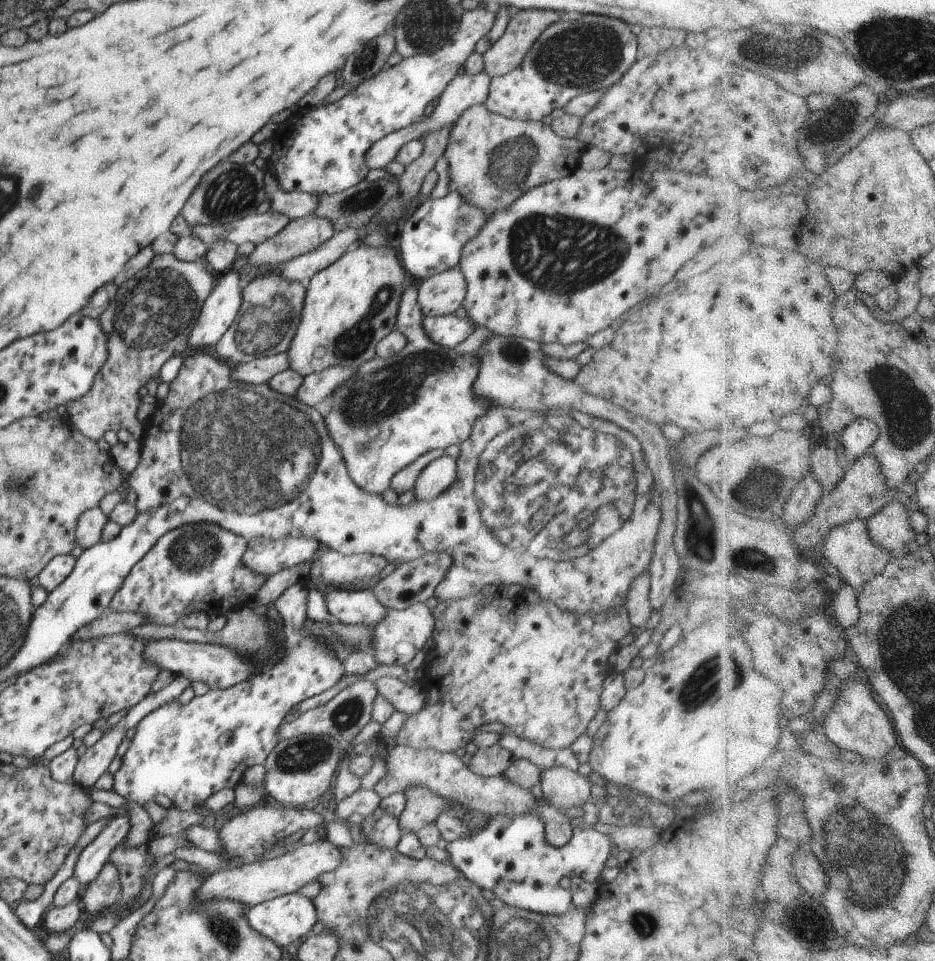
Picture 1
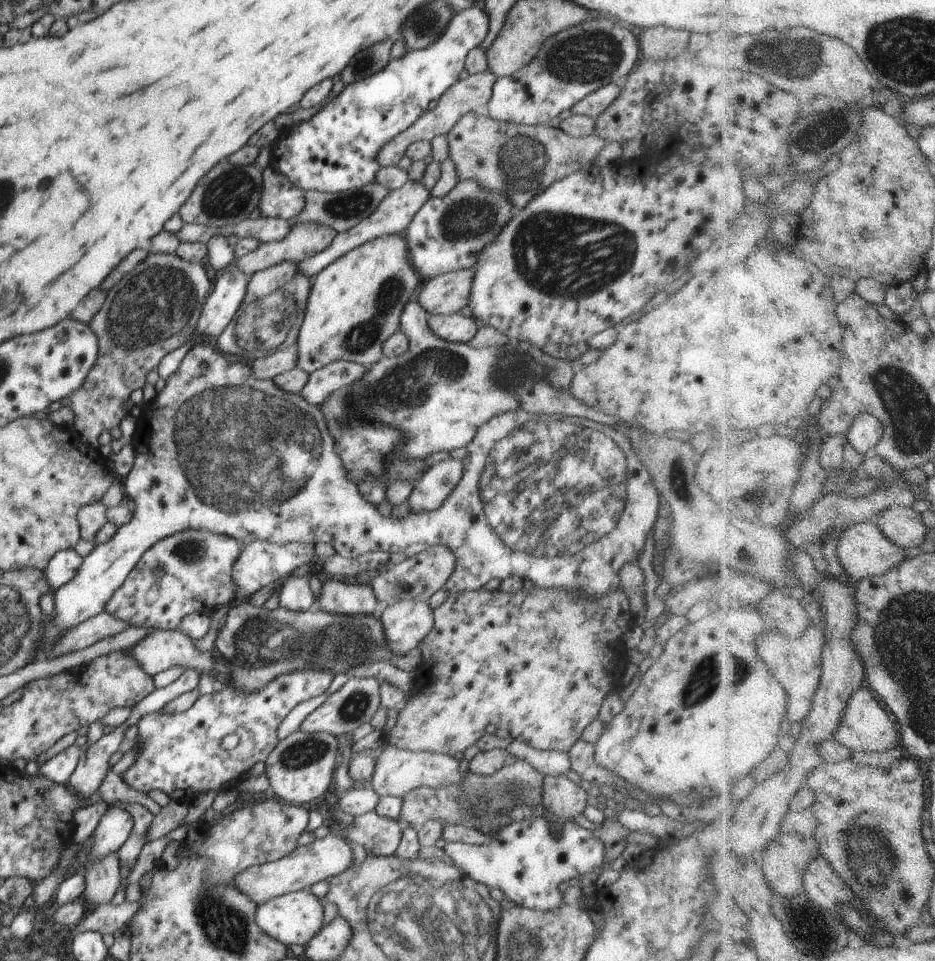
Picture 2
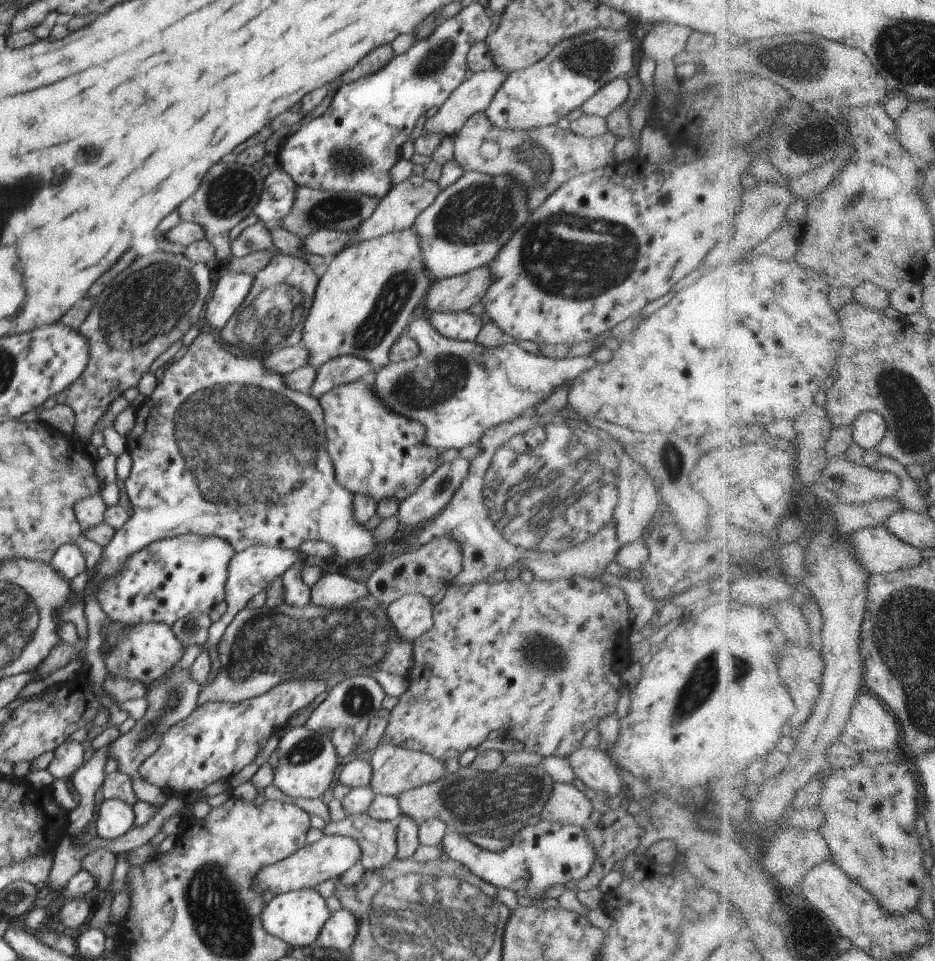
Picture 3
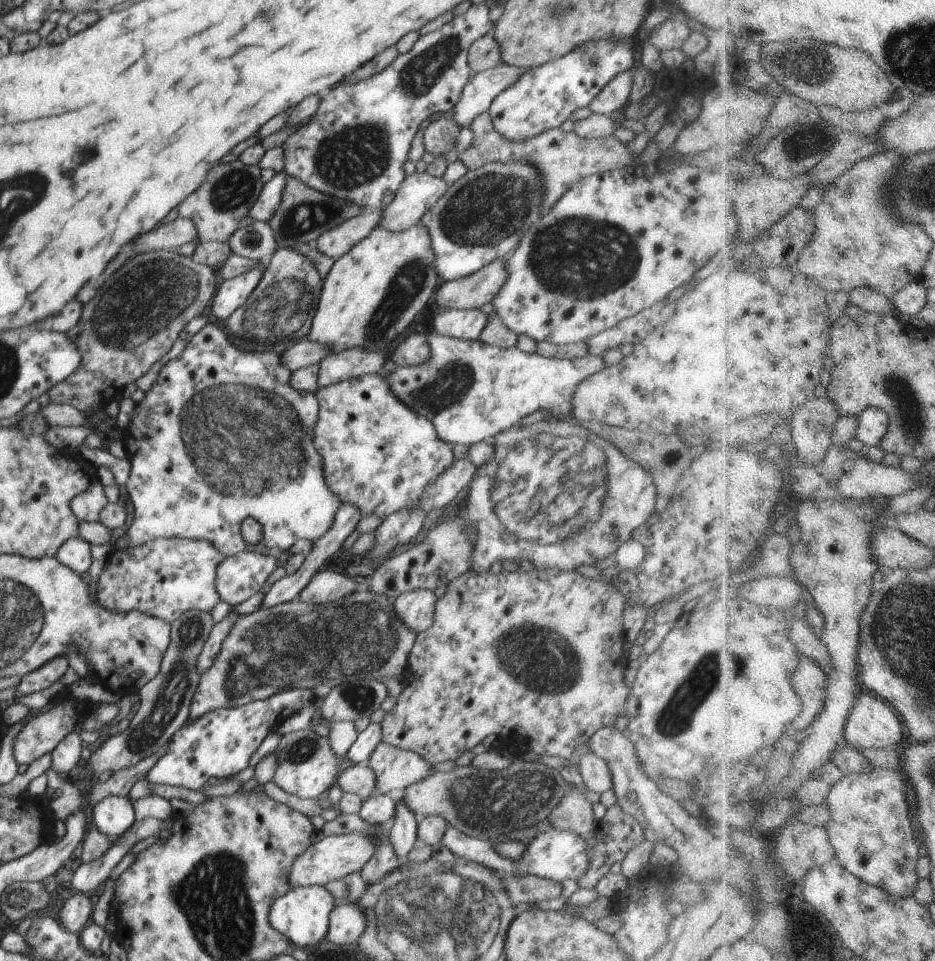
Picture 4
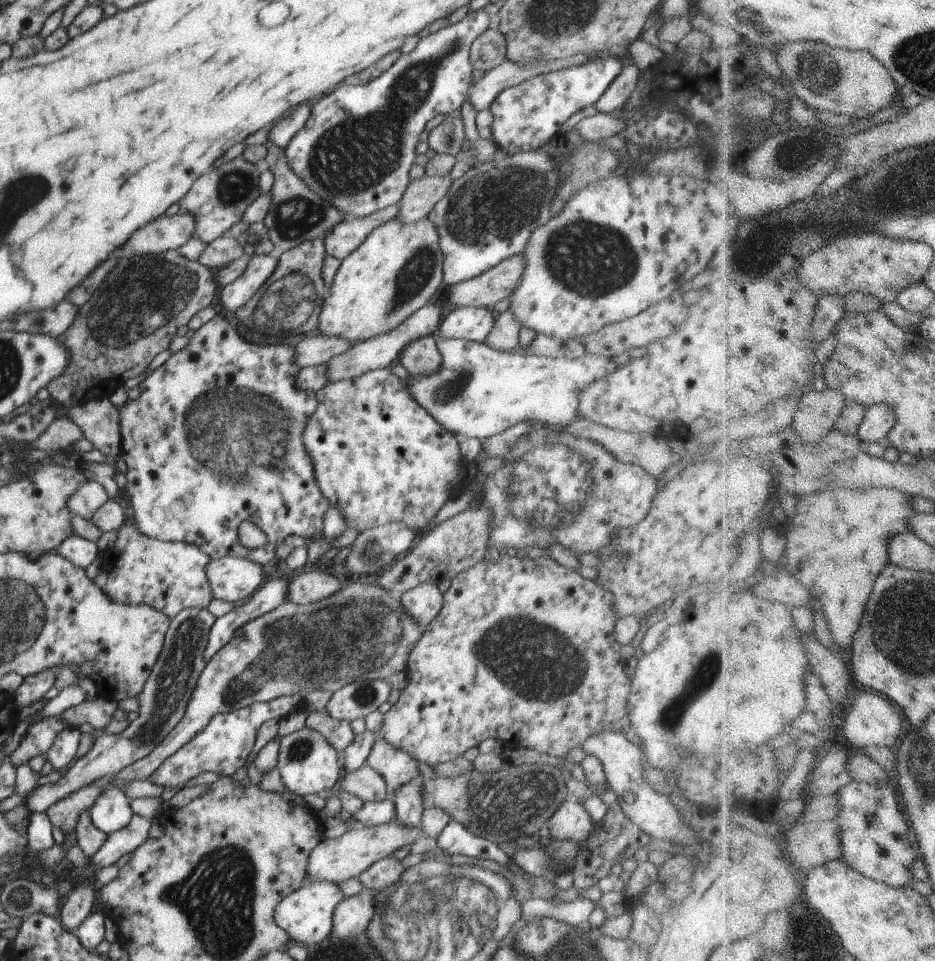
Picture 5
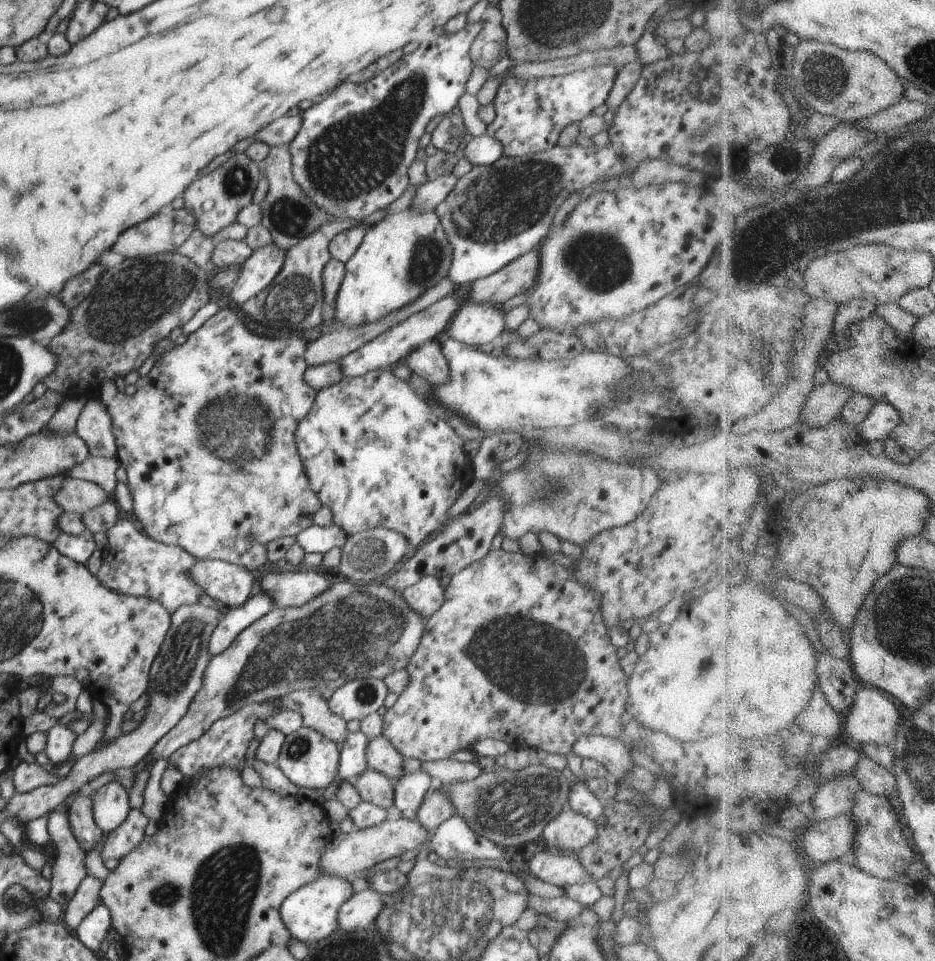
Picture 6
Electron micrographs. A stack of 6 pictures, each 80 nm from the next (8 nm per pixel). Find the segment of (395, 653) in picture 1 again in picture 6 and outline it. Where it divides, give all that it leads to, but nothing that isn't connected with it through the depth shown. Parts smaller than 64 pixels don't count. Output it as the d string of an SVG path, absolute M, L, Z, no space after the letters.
M426 575L415 585L406 587L400 594L404 602L410 605L412 610L429 619L444 602L444 590L440 585L439 577Z

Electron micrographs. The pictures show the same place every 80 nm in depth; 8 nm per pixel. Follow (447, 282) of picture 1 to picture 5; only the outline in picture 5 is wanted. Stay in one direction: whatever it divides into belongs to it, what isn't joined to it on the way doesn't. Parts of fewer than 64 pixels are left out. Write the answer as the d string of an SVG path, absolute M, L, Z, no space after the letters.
M524 255L511 256L480 276L442 290L448 302L458 307L493 308L494 304L509 298L522 280Z

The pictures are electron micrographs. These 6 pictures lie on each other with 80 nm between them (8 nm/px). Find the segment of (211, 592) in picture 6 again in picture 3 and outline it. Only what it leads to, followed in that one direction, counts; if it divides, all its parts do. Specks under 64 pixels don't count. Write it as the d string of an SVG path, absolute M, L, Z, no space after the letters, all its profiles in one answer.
M258 545L247 548L240 553L236 553L228 563L227 577L225 582L225 601L227 610L223 616L209 628L209 637L205 644L209 655L211 656L211 671L208 675L207 682L211 681L219 669L219 656L217 653L217 644L220 642L226 627L235 619L235 614L240 612L250 599L258 592L264 590L268 584L271 584L277 576L280 576L292 565L298 562L304 562L306 558L298 550L286 550L278 547Z

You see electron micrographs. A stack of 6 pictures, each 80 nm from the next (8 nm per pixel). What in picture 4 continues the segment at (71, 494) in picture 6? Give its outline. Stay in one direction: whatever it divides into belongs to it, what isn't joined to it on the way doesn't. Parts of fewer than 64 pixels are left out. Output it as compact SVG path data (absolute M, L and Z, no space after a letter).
M96 480L84 492L72 498L69 507L79 521L99 520L100 511L108 503L104 492L105 487L102 486L100 480Z

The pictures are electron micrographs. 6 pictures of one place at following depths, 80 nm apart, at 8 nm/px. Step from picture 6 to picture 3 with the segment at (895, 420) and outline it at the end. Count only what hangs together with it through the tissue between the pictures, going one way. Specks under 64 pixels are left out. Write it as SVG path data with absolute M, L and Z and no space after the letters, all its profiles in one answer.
M864 411L856 415L853 422L855 442L865 449L878 449L887 437L889 424L883 412Z

